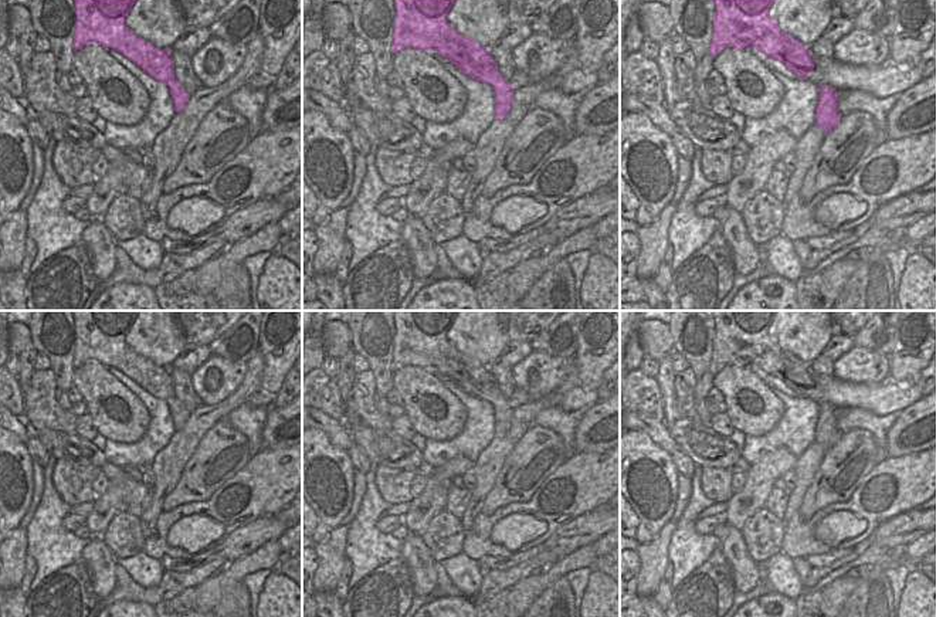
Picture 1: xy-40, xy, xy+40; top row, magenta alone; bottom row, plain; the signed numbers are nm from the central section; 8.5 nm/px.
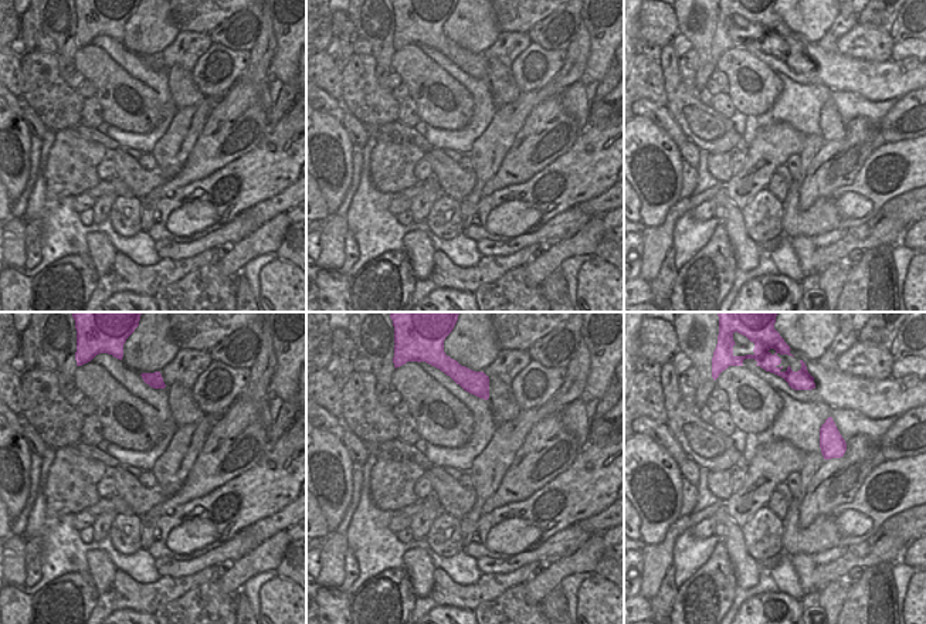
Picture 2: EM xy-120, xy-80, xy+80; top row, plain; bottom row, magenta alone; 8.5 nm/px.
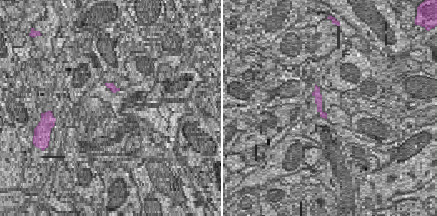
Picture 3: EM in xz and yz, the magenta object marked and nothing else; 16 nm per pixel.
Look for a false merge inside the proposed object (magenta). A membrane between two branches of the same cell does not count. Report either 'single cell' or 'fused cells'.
single cell

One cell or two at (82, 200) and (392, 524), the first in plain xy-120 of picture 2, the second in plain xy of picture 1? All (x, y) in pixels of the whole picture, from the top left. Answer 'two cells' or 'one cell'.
one cell

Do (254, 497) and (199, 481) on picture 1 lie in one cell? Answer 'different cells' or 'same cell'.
different cells

